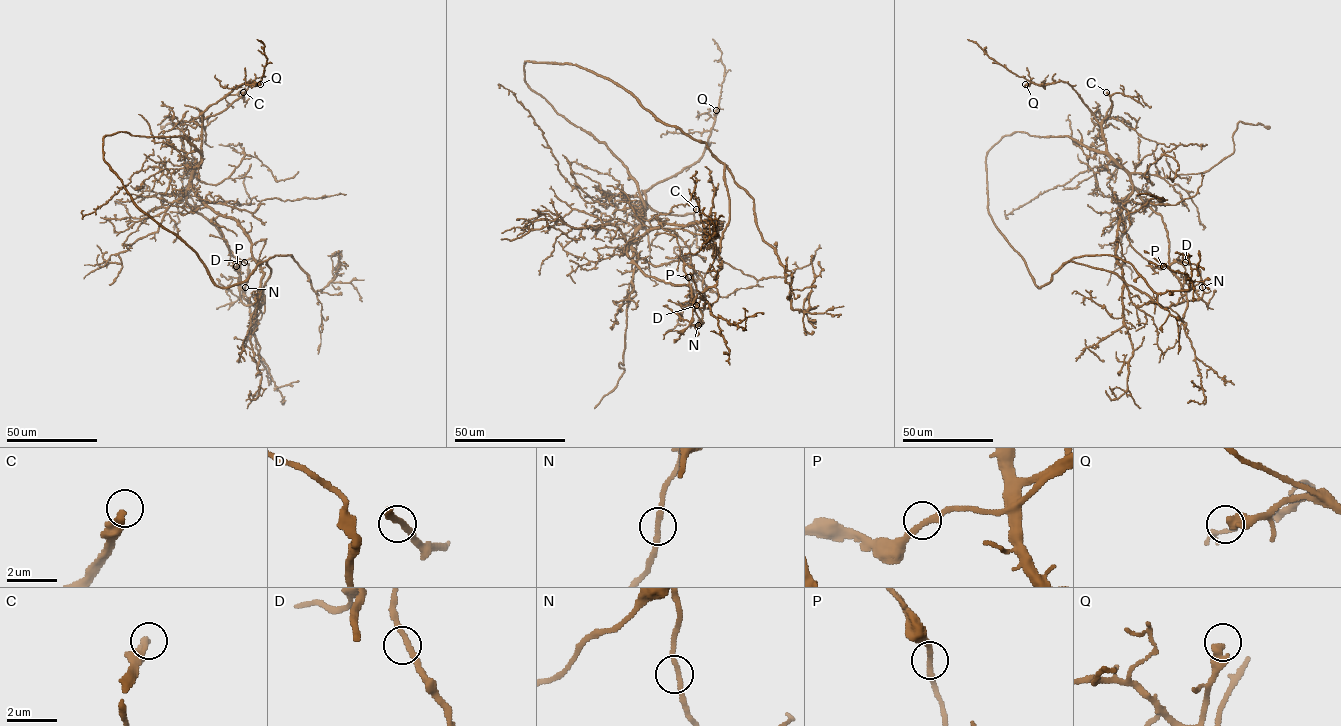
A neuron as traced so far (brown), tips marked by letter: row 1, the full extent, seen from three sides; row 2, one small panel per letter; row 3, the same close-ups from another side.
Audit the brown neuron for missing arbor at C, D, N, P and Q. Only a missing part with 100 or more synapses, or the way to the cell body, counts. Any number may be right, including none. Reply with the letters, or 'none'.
C

